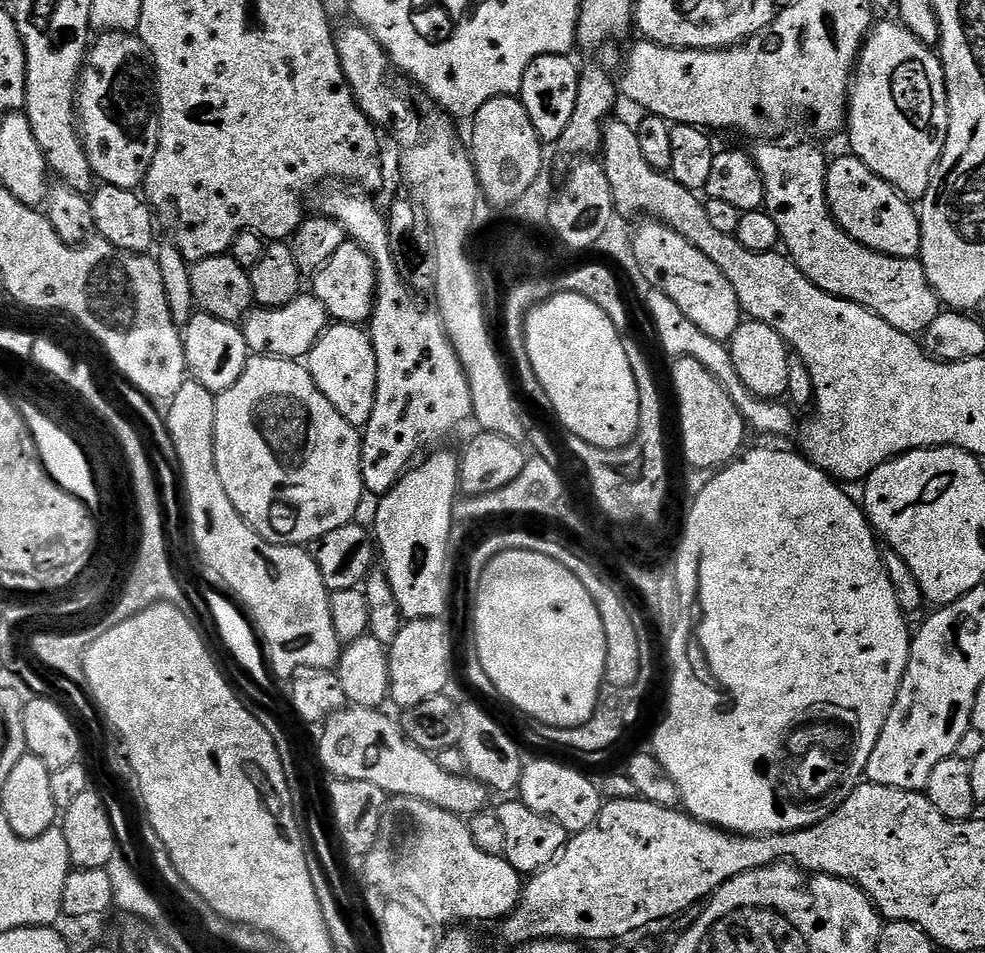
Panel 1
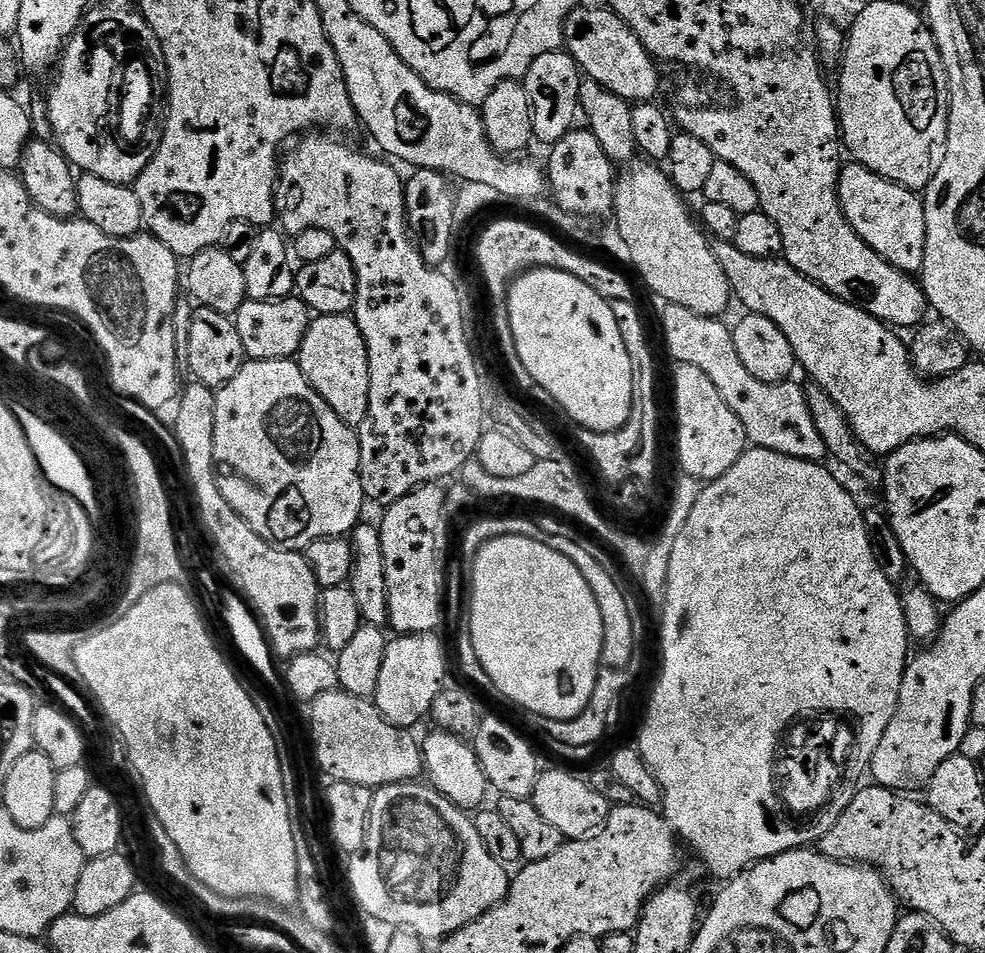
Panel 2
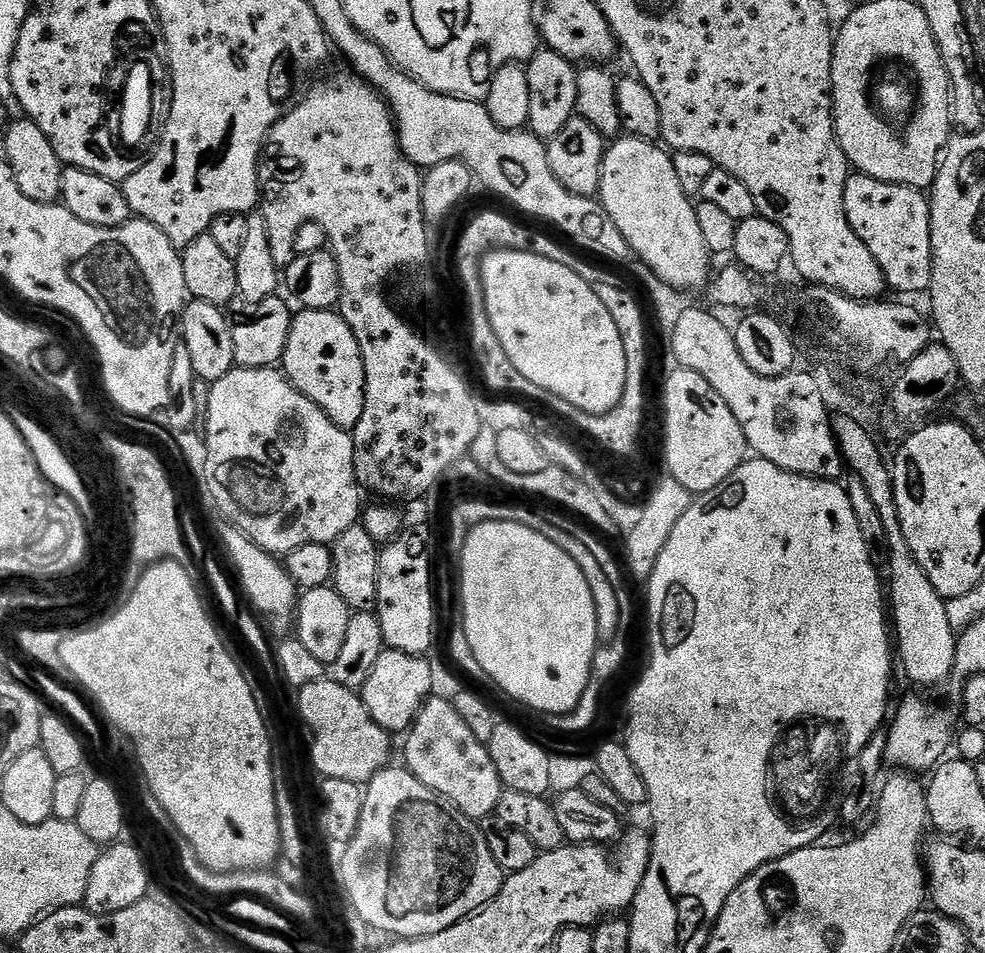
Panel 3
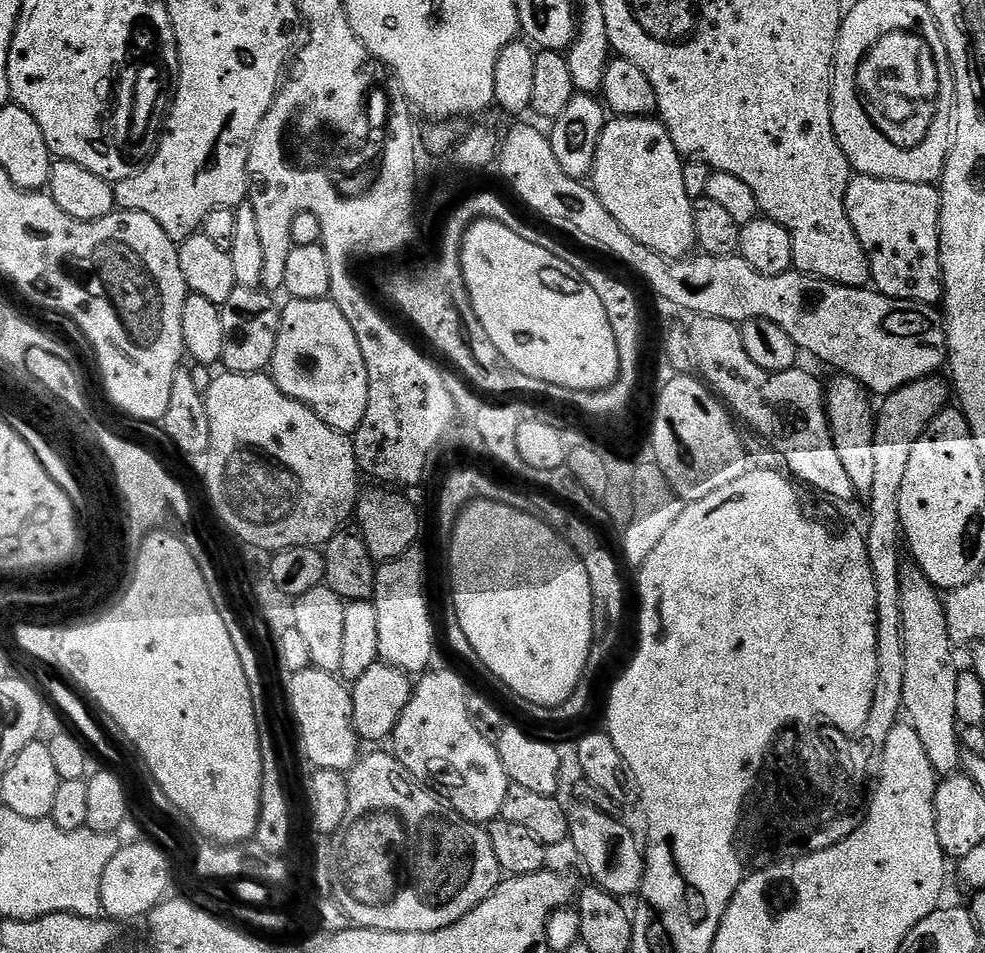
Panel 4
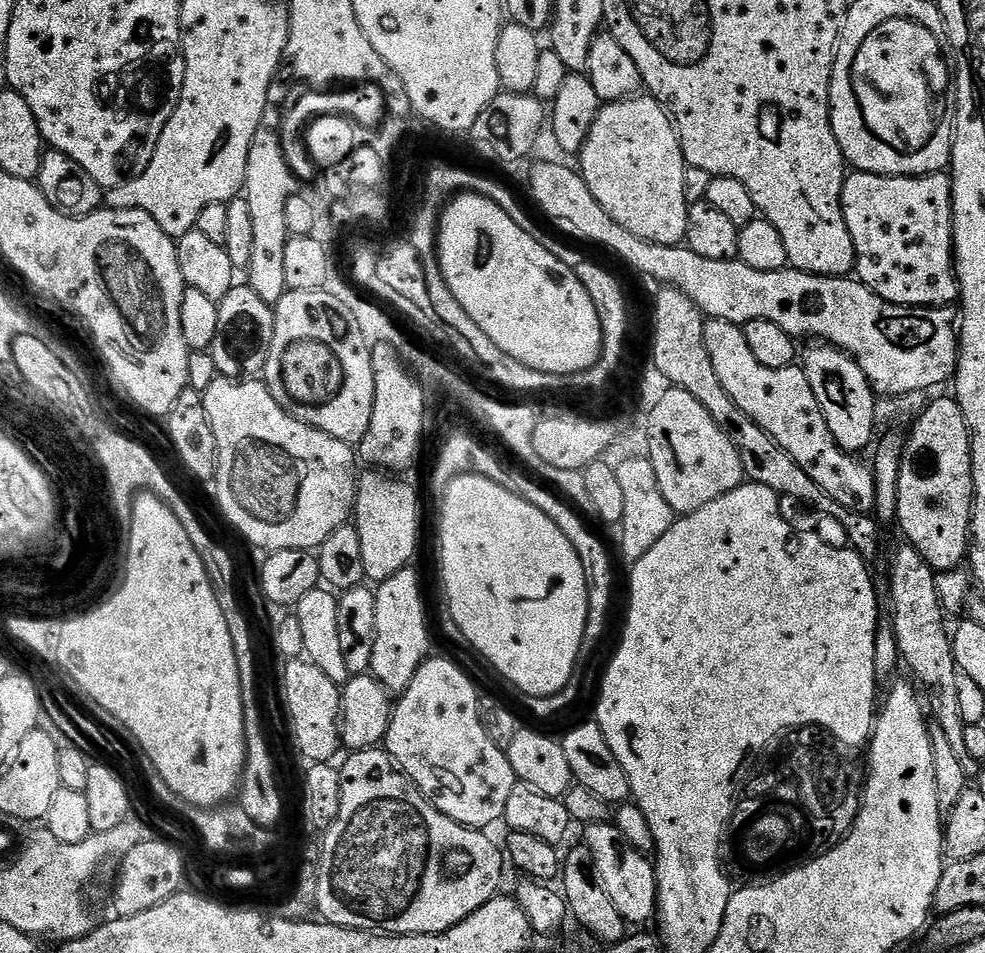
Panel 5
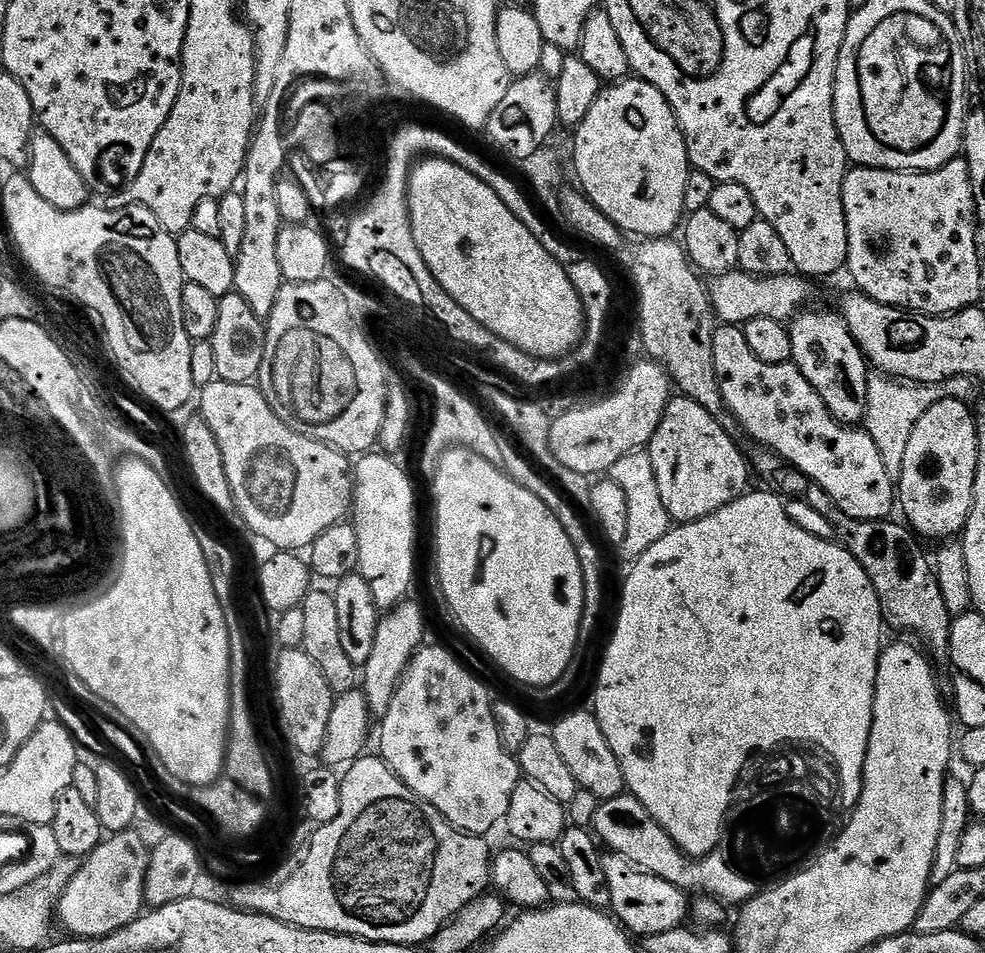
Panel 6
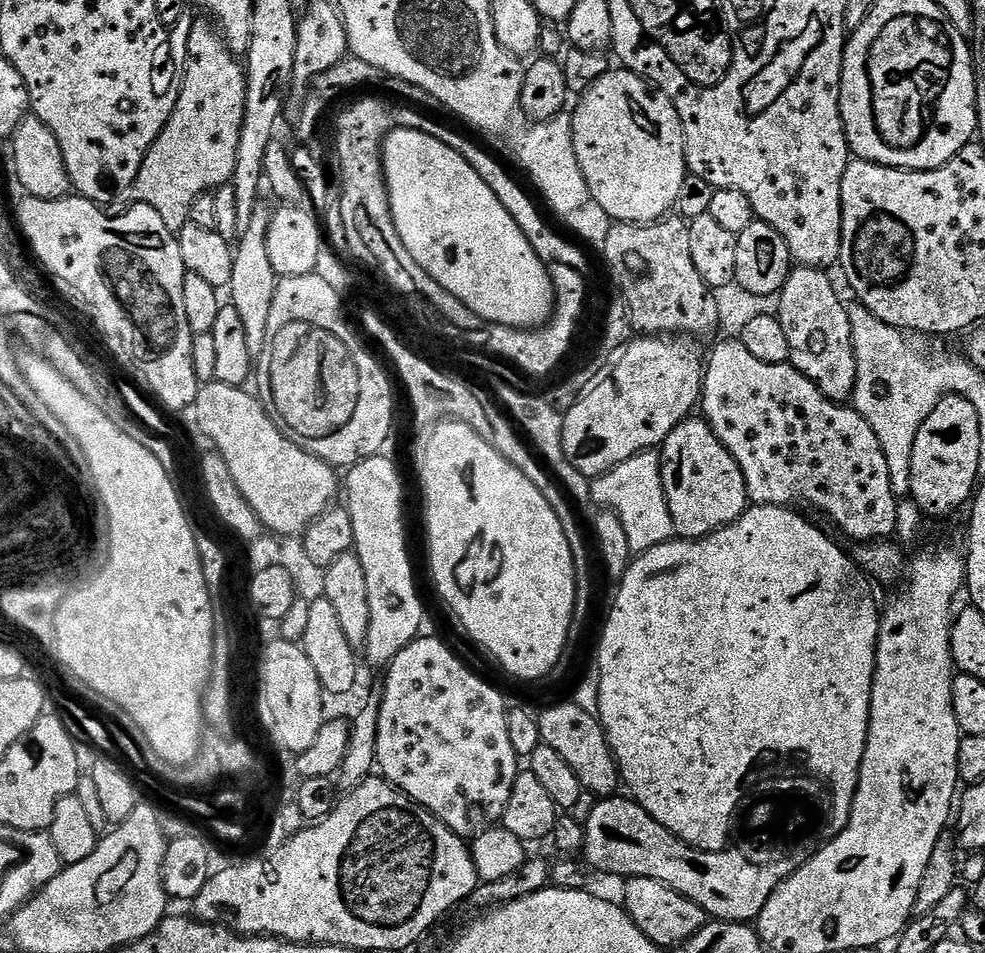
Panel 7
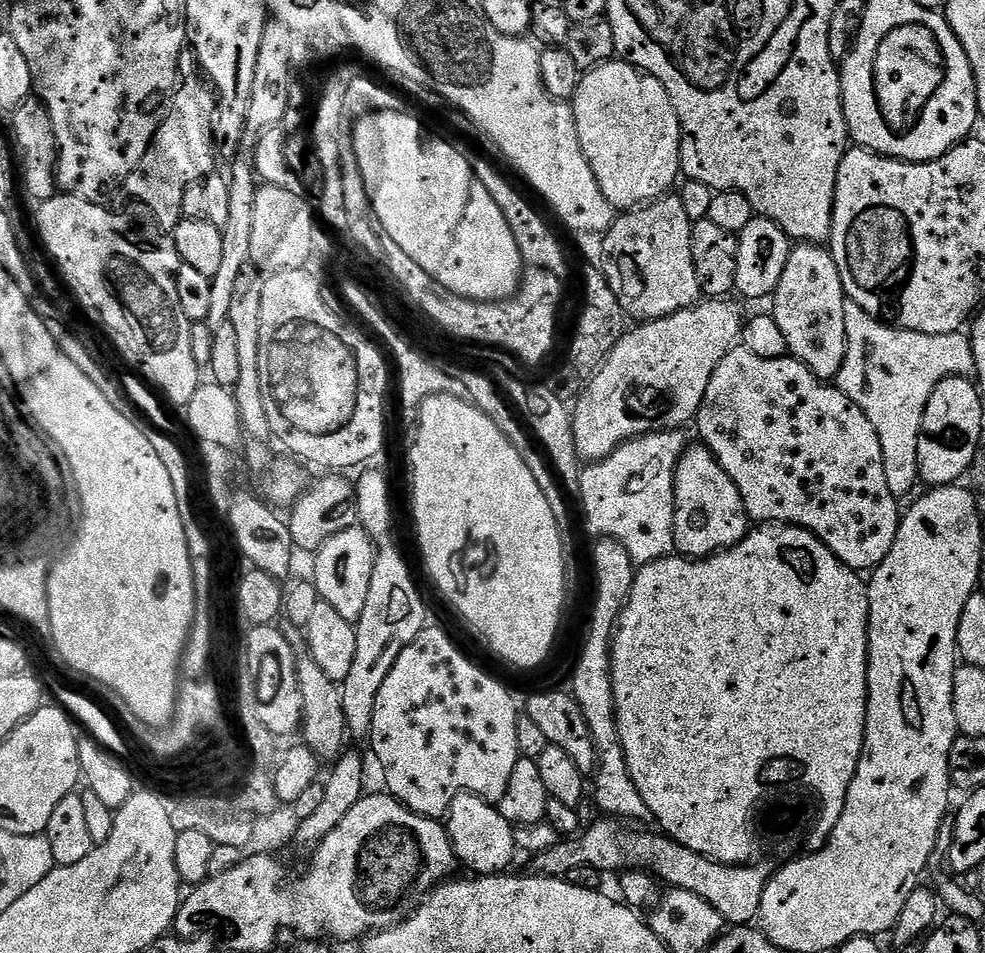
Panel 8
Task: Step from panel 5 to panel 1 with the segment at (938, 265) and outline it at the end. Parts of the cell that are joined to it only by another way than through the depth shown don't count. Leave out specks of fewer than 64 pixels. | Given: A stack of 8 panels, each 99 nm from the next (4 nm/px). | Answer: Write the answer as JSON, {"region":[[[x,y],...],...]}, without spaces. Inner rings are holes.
{"region":[[[851,154],[833,159],[828,165],[826,190],[828,209],[838,226],[862,246],[894,258],[907,260],[920,254],[920,217],[907,199],[892,185],[874,174],[864,163]]]}

